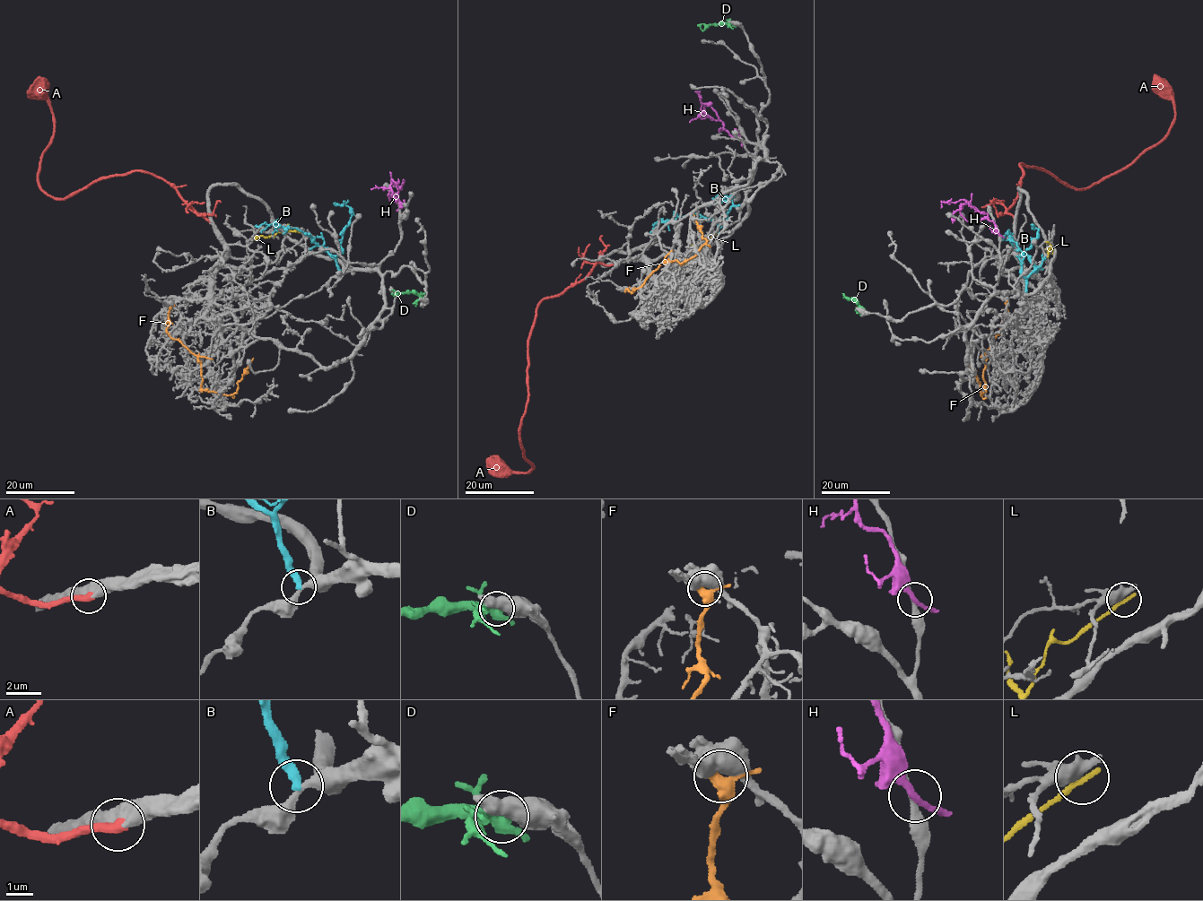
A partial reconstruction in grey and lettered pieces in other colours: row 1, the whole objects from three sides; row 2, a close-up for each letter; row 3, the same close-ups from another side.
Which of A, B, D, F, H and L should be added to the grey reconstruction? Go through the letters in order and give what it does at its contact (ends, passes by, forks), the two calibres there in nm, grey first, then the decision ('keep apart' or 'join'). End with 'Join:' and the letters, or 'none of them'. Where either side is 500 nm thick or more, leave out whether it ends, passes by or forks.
A: calibres 550 and 400 nm; join
B: it ends; calibres 320 and 360 nm; keep apart
D: calibres 600 and 400 nm; keep apart
F: calibres 500 and 400 nm; keep apart
H: it passes by; calibres 200 and 240 nm; keep apart
L: it ends; calibres 460 and 240 nm; keep apart
Join: A

